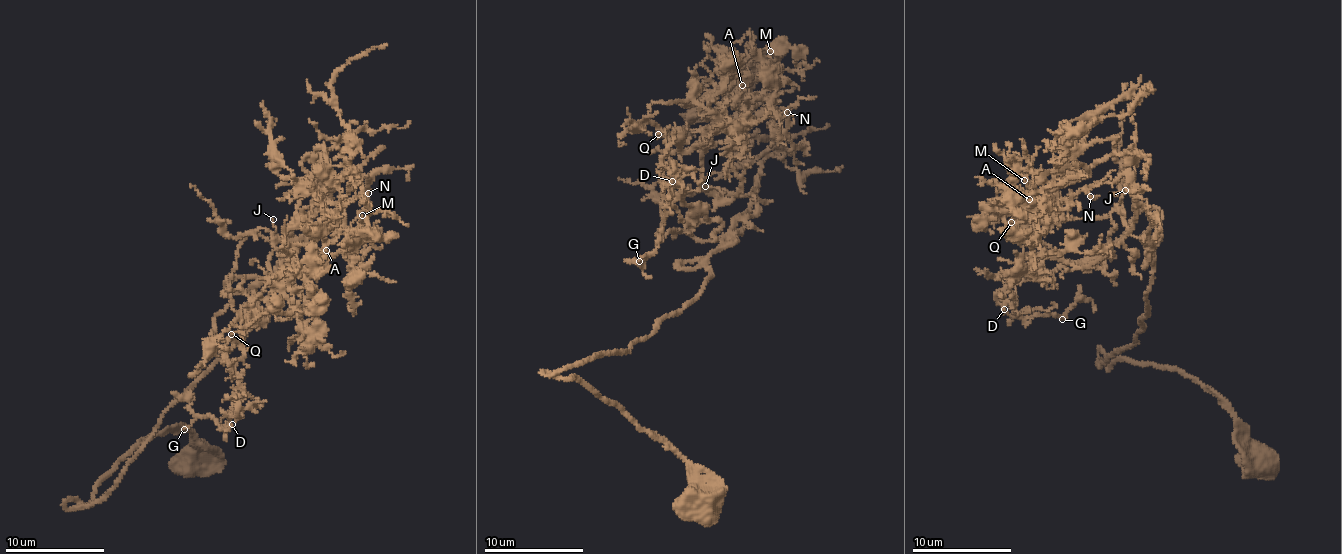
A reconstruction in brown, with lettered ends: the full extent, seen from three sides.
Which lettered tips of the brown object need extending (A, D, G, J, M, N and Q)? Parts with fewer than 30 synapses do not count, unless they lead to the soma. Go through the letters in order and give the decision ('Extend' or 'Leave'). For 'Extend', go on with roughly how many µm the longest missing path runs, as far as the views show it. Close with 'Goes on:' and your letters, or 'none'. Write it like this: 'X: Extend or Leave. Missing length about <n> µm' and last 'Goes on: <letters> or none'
A: Leave
D: Extend. Missing length about 15 µm
G: Leave
J: Leave
M: Leave
N: Leave
Q: Leave
Goes on: D

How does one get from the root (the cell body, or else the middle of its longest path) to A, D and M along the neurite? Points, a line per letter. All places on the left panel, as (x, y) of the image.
A: (203, 456), (165, 431), (66, 507), (245, 334), (318, 180), (342, 207), (326, 250)
D: (203, 456), (165, 431), (66, 507), (245, 334), (279, 260), (255, 234), (211, 332), (232, 424)
M: (203, 456), (165, 431), (66, 507), (245, 334), (316, 182), (342, 207), (327, 239), (362, 215)

